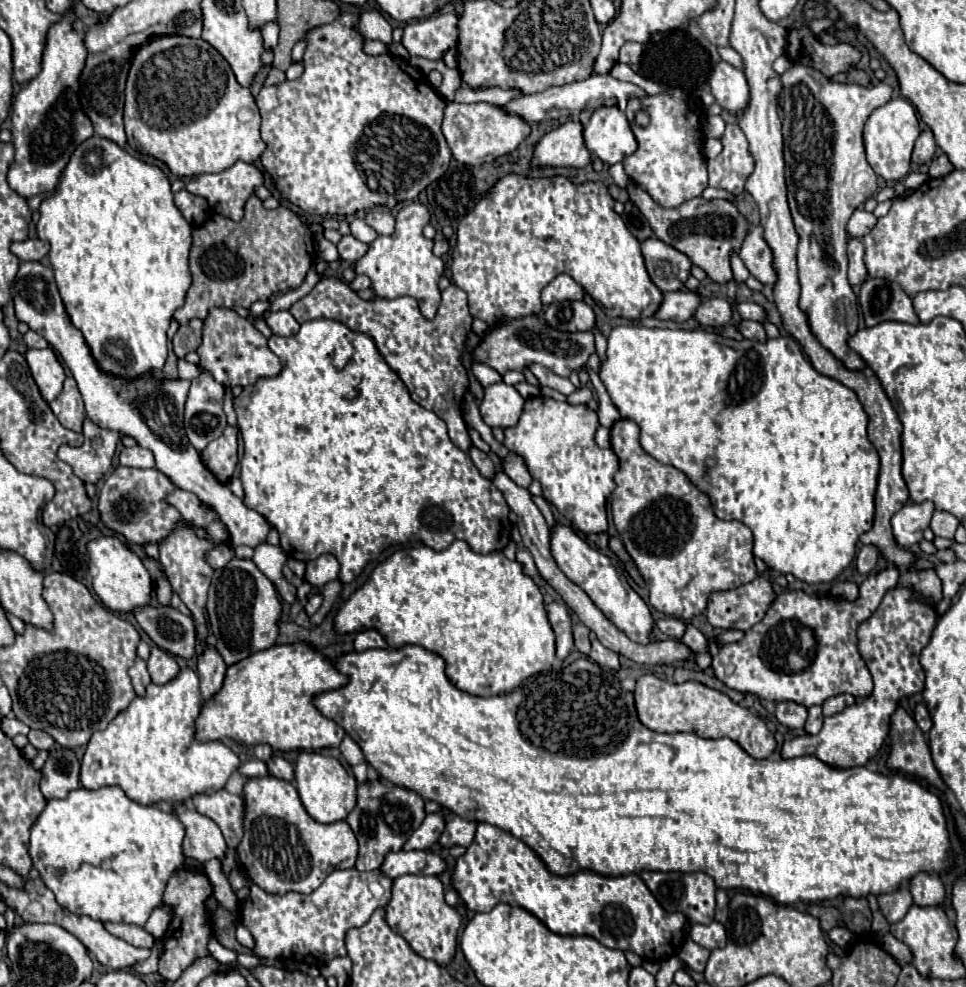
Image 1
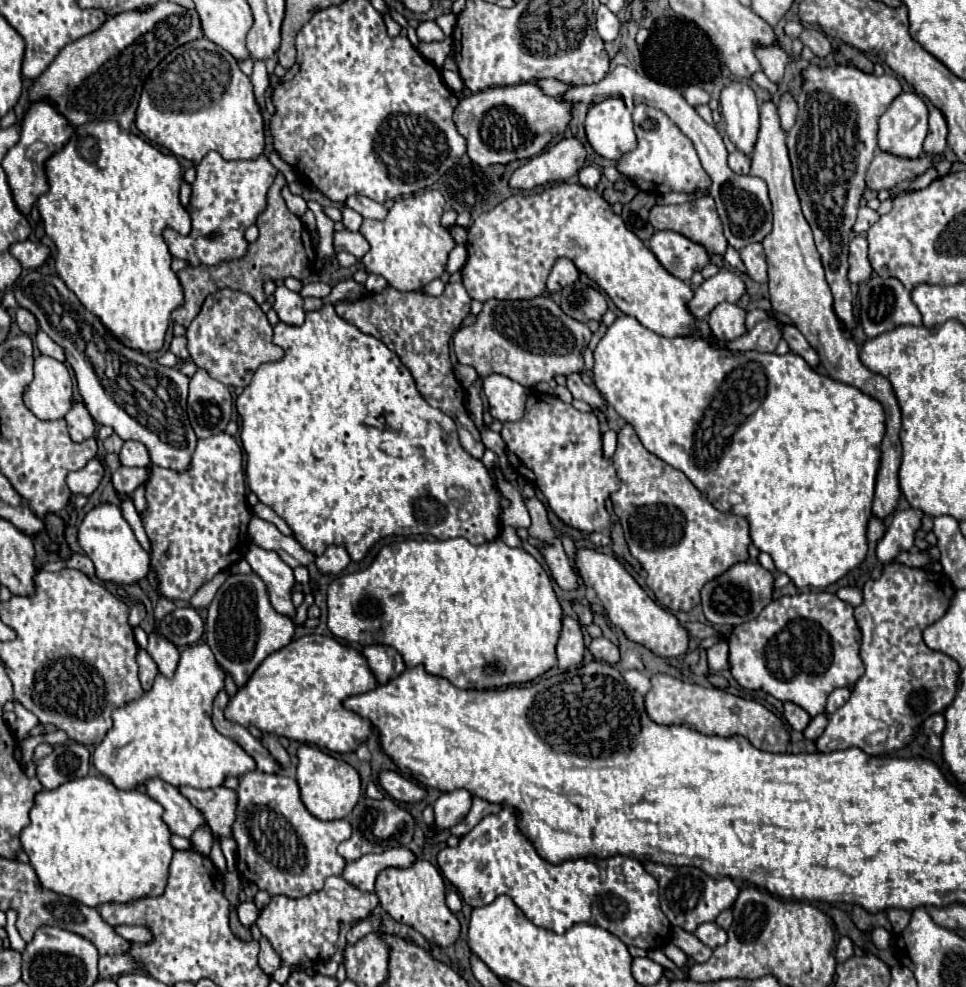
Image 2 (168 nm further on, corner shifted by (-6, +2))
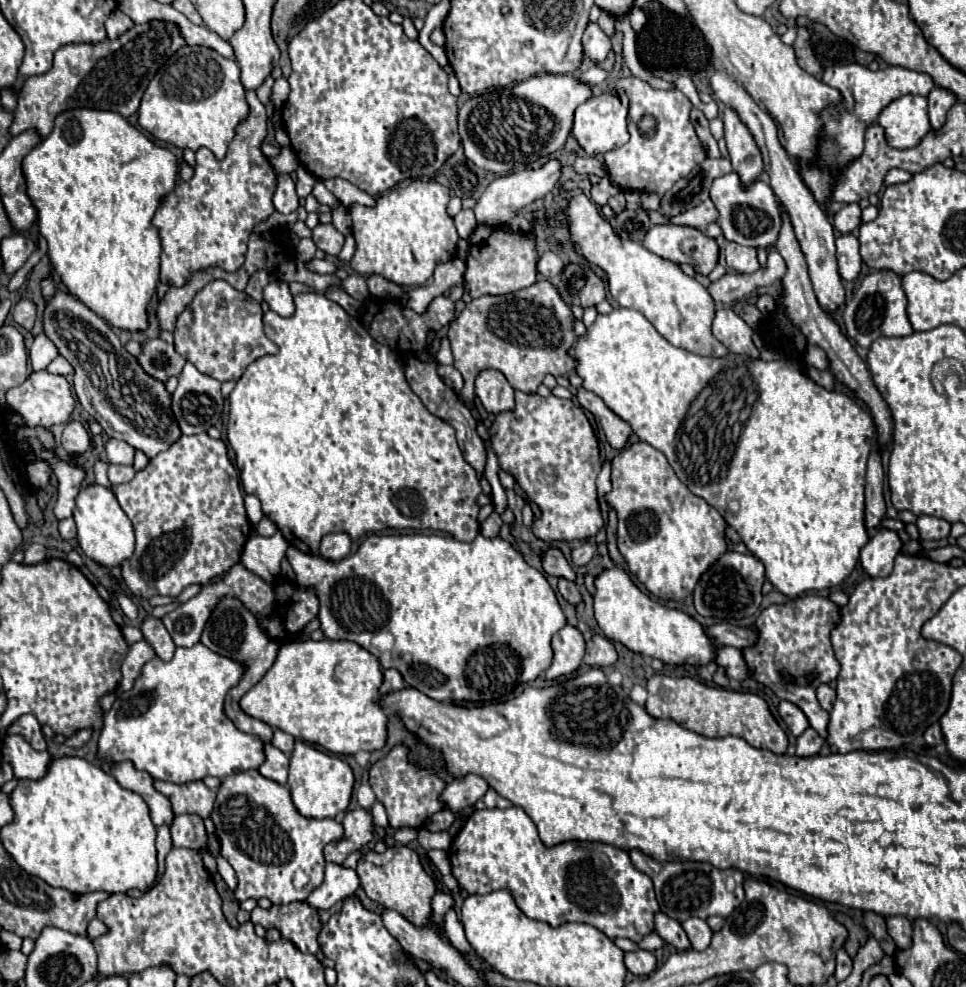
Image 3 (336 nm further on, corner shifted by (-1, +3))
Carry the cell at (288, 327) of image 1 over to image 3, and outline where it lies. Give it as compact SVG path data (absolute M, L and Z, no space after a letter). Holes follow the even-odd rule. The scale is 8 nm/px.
M273 280L265 286L263 290L263 300L271 306L271 310L275 310L279 316L291 316L295 312L295 304L293 304L293 296L289 292L287 282L283 280Z

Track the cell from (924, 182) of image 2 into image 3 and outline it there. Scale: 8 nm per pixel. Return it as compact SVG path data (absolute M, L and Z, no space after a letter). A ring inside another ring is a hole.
M891 168L891 170L885 174L883 182L885 182L885 186L891 186L891 184L901 184L901 182L907 182L909 178L911 178L911 174L909 174L909 172L899 170L899 168Z

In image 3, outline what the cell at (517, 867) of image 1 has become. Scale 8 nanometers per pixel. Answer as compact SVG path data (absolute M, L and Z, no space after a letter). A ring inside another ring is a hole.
M513 806L507 810L475 810L467 824L455 836L449 860L453 874L465 894L489 894L495 890L511 890L517 906L535 920L547 922L551 926L561 926L567 922L591 924L609 938L629 938L639 942L643 936L653 932L653 916L659 910L651 878L639 872L625 850L603 842L561 842L555 846L545 846L537 834L533 820L523 808Z

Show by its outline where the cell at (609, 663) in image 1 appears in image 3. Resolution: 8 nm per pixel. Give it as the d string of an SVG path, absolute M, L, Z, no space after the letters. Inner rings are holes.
M595 634L587 642L587 654L585 654L585 664L591 668L609 668L617 660L615 646L609 638Z

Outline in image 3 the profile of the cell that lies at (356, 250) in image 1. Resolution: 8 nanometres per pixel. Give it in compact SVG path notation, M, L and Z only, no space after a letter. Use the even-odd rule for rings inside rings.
M317 224L313 228L313 240L315 240L315 246L329 256L339 256L345 242L343 234L339 234L333 228L333 224Z

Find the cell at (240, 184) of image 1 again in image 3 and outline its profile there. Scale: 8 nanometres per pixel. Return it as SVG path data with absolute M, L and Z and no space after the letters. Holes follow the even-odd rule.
M247 92L247 104L249 116L237 126L227 156L217 160L211 150L199 148L193 178L179 182L155 212L153 224L161 230L163 244L161 282L169 286L183 286L193 272L213 266L227 272L239 270L253 228L275 212L271 198L277 186L277 174L261 152L267 136L265 106L255 92Z

